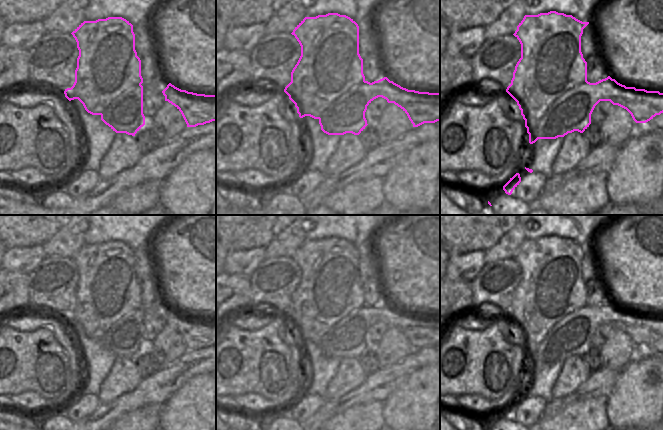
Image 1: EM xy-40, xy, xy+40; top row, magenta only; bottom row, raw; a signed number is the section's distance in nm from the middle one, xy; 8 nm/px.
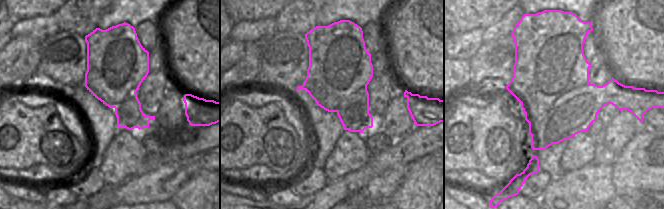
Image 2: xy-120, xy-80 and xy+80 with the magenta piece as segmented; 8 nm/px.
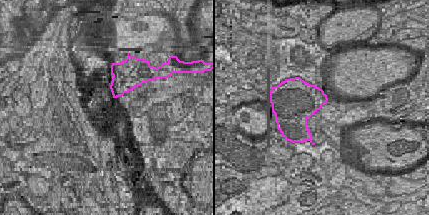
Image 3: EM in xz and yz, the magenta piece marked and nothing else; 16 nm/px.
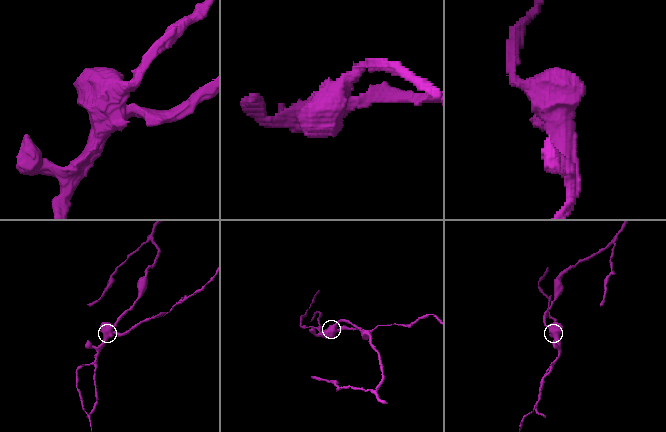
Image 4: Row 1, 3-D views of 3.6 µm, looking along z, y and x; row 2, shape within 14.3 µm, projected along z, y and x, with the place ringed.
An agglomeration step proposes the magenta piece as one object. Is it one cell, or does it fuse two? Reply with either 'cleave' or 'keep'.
cleave

